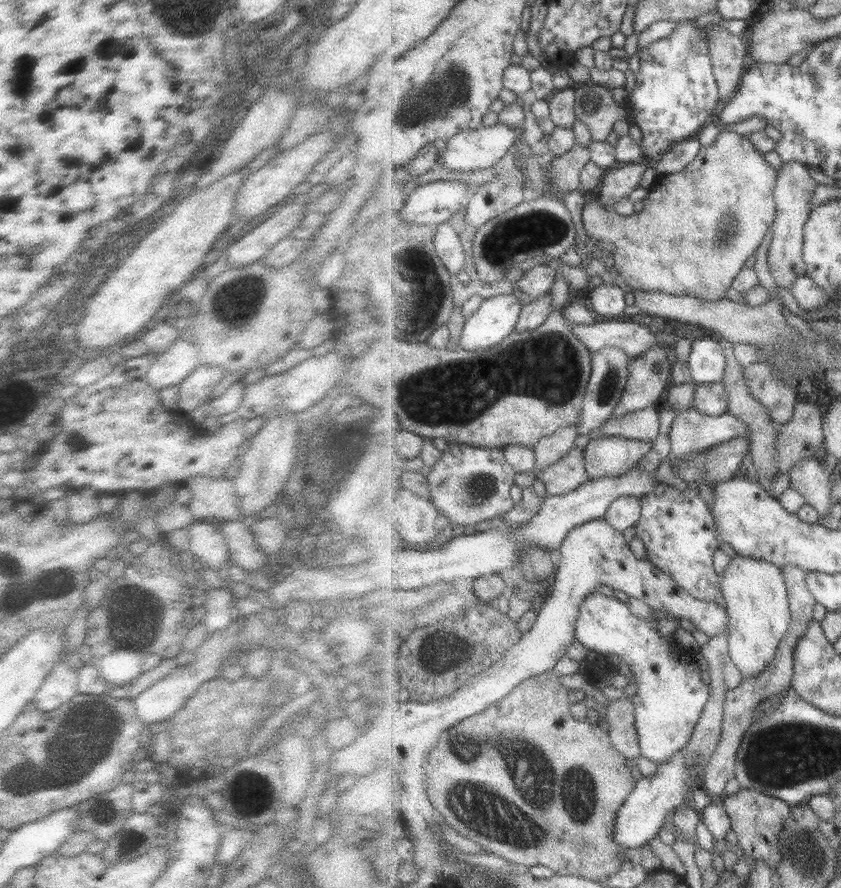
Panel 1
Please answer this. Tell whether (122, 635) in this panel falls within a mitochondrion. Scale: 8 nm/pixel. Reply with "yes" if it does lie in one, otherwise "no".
yes

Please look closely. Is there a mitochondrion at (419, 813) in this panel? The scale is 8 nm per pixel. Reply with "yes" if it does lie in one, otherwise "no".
no

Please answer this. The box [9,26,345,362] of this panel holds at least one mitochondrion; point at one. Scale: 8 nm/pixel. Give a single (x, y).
(110, 46)

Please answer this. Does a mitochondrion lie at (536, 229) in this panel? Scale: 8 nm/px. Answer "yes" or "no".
yes

